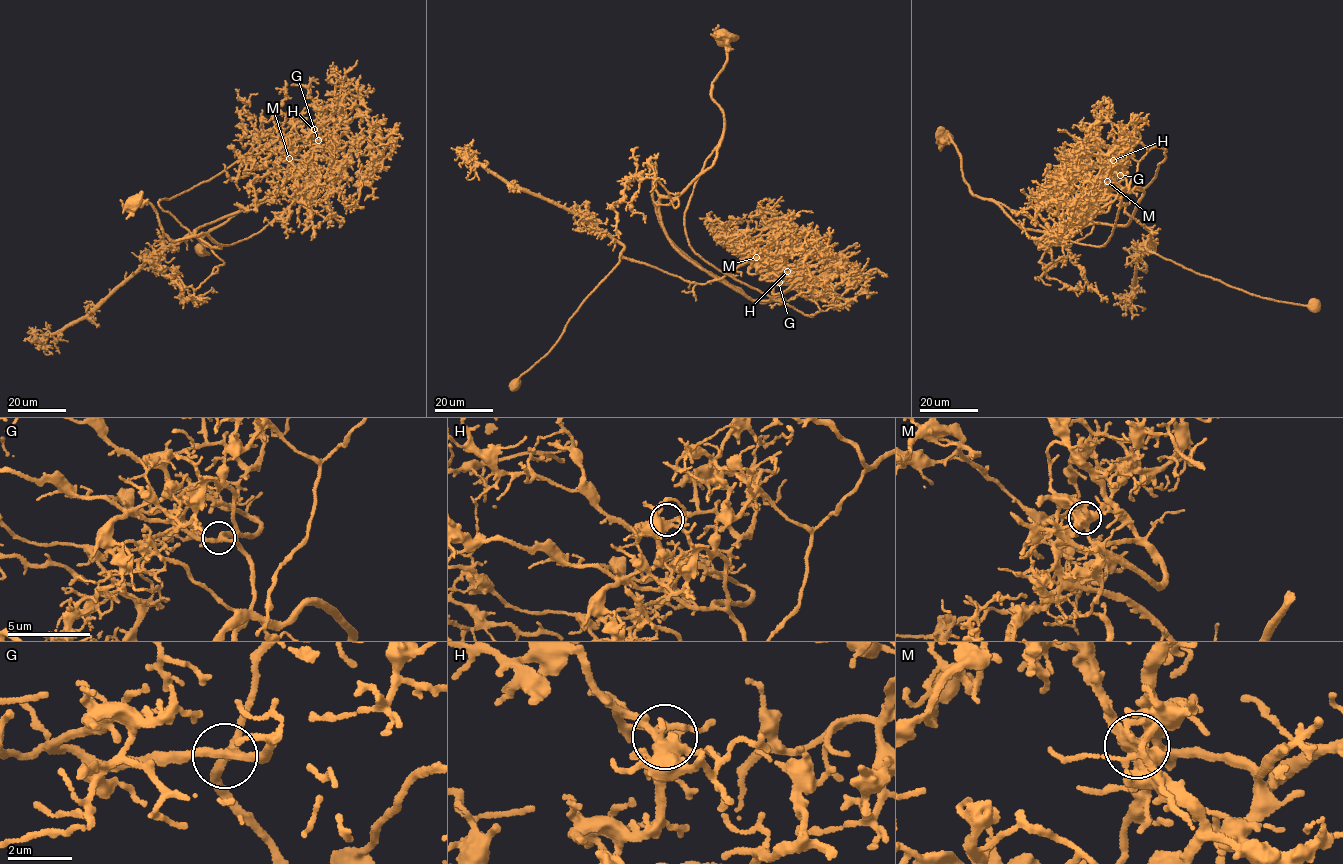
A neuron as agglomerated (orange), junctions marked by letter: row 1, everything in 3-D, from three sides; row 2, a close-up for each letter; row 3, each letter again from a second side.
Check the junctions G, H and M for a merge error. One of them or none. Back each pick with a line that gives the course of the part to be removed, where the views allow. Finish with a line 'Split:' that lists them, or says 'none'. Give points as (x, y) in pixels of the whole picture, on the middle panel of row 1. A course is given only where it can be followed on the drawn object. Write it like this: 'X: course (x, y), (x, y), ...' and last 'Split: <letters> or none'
M: course (757, 257), (719, 279), (691, 283), (620, 256), (622, 243), (576, 214), (521, 191), (461, 153), (454, 159)
Split: M

